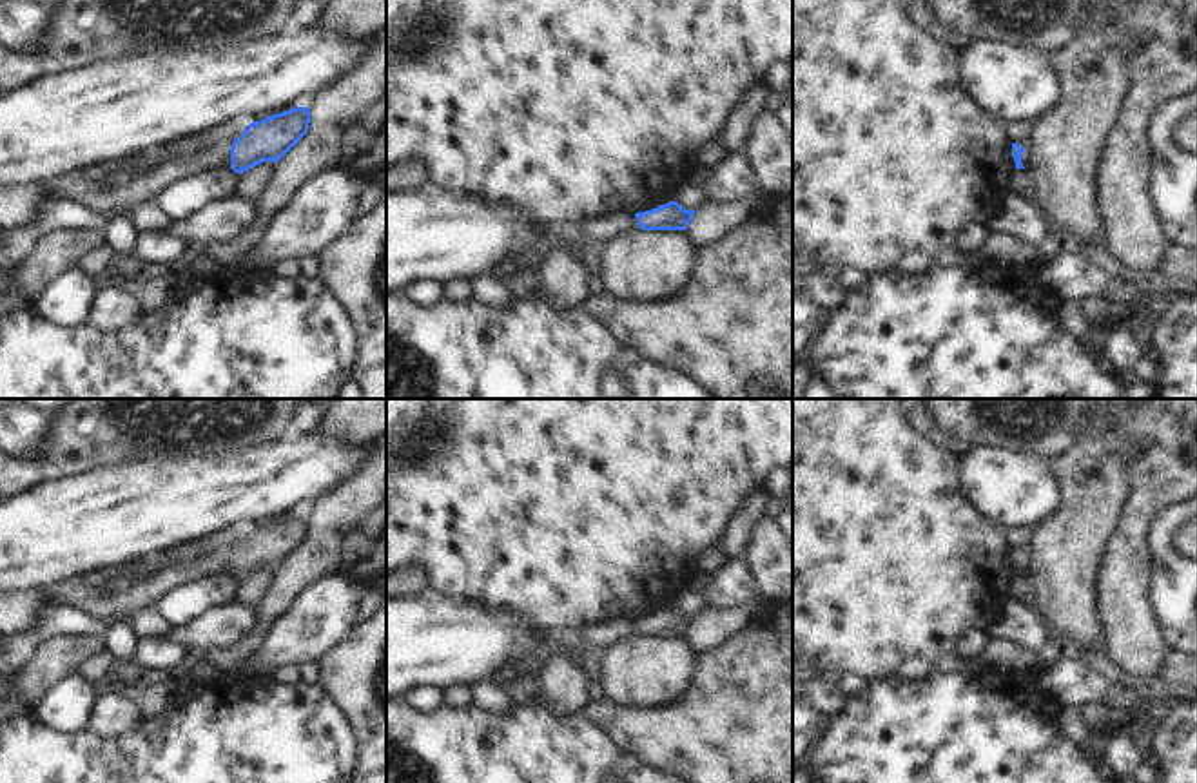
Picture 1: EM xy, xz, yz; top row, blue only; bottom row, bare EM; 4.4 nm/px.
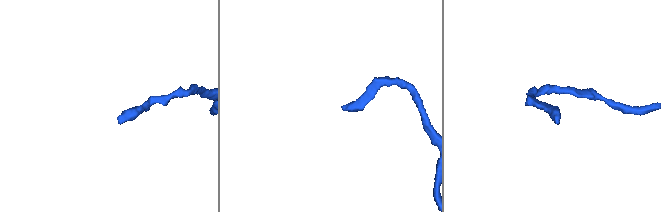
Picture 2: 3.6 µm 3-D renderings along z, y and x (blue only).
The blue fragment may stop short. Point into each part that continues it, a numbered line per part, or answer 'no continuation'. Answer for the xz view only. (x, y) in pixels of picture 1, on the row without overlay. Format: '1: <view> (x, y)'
1: xz (610, 633).

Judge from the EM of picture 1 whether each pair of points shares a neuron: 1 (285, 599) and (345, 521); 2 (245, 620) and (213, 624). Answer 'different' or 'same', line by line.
1: same
2: same

